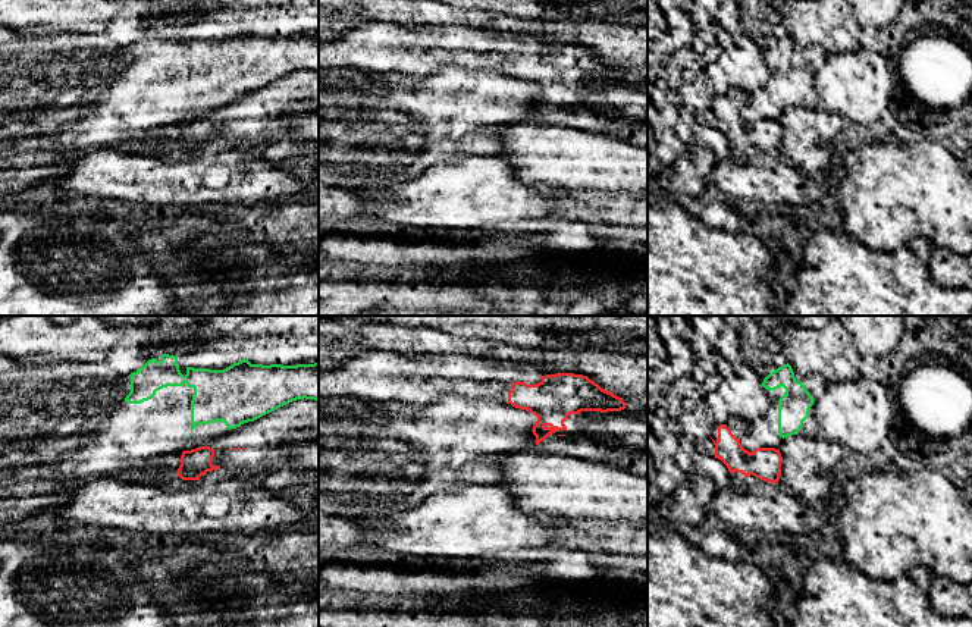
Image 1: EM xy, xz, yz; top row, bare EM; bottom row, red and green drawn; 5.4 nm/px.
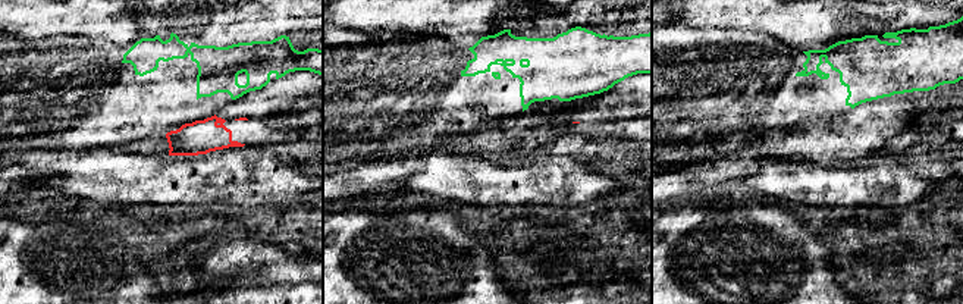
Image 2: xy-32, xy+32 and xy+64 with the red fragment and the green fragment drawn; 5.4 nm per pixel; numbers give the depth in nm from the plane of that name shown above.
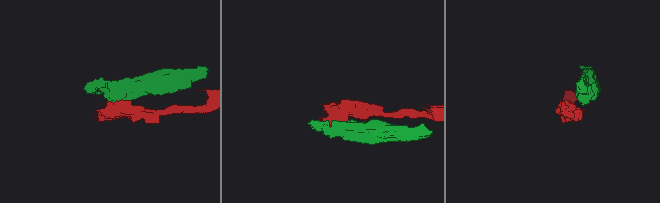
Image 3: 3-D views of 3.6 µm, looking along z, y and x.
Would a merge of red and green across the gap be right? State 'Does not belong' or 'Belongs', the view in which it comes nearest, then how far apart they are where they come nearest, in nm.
Does not belong. Closest in yz. Distance 70 nm

